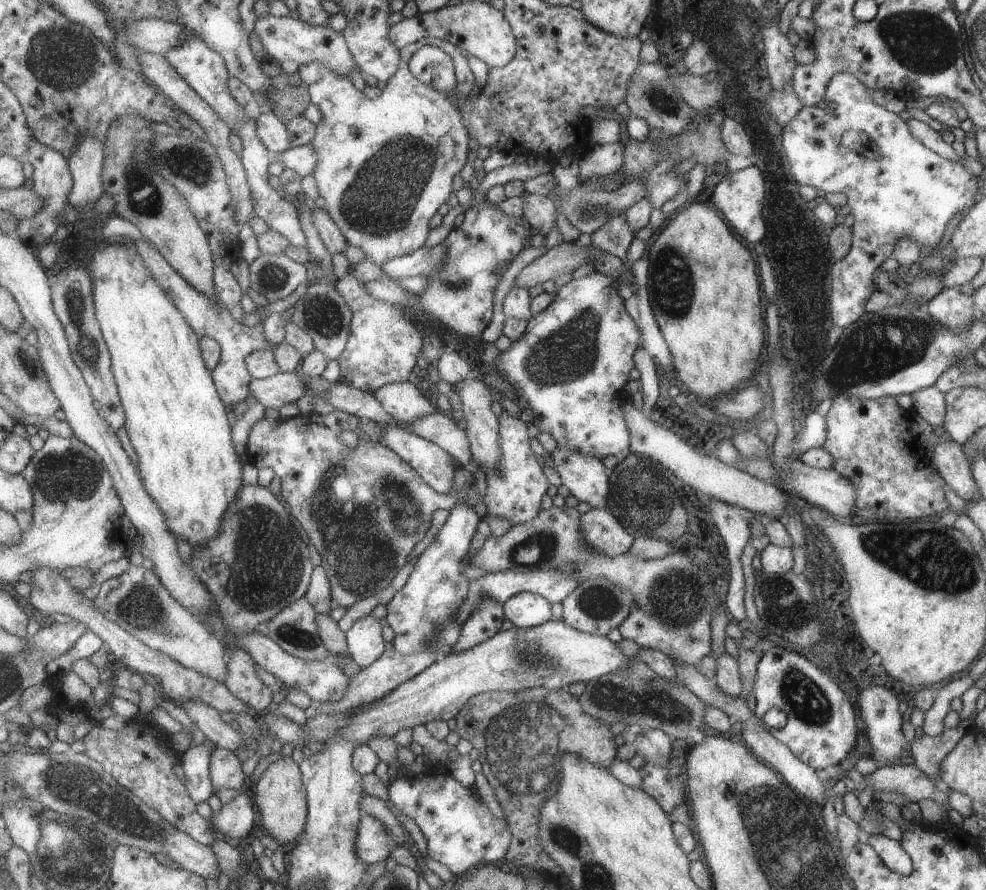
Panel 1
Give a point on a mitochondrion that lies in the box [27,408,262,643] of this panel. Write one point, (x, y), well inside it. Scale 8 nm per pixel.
(68, 476)

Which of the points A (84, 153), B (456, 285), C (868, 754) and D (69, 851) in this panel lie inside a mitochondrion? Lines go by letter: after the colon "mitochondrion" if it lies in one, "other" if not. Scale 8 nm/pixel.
A: other
B: mitochondrion
C: other
D: mitochondrion

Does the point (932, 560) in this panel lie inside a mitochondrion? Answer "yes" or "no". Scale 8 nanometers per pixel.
yes

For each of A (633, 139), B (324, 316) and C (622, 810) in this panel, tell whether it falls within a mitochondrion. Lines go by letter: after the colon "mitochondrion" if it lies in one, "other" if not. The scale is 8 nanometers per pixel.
A: other
B: mitochondrion
C: other

